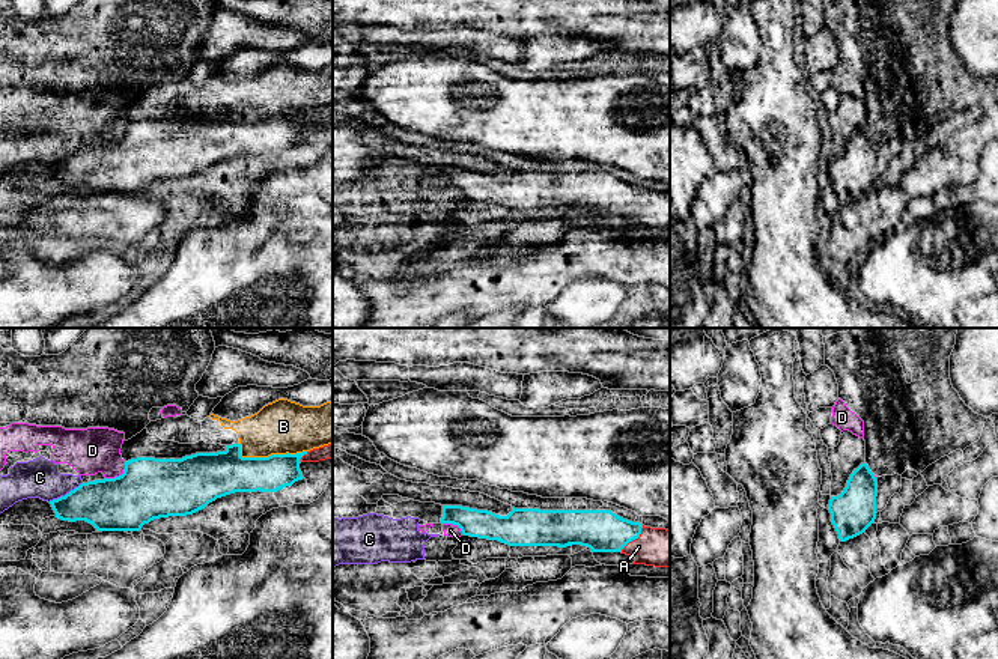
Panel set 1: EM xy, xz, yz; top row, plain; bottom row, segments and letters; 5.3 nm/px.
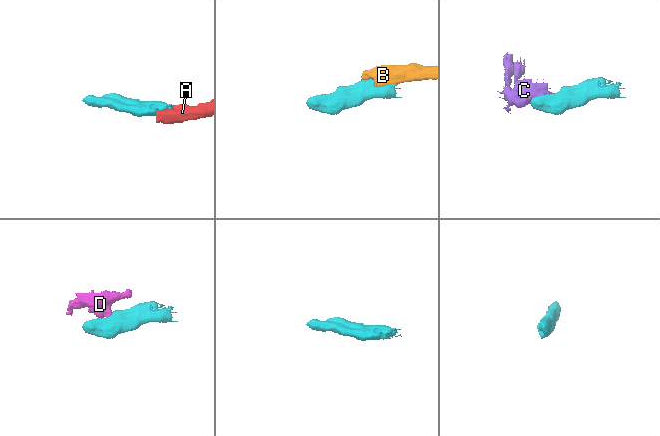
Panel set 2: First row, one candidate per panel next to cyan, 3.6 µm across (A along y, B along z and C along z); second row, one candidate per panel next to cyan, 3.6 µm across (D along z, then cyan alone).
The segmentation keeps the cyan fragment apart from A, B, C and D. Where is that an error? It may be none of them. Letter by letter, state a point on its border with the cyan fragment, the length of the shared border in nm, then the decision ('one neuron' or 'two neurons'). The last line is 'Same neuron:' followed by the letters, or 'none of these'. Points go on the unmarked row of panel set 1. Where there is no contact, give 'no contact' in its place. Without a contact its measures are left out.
A: meets cyan in xz at (634, 202); contact 190 nm long; one neuron
B: meets cyan in xy at (268, 119); contact 360 nm long; two neurons
C: meets cyan in xy at (66, 157); contact 220 nm long; two neurons
D: meets cyan in xy at (119, 139); contact 140 nm long; two neurons
Same neuron: A

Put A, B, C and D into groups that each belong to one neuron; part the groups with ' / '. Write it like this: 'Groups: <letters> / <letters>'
Groups: A / B / C D

